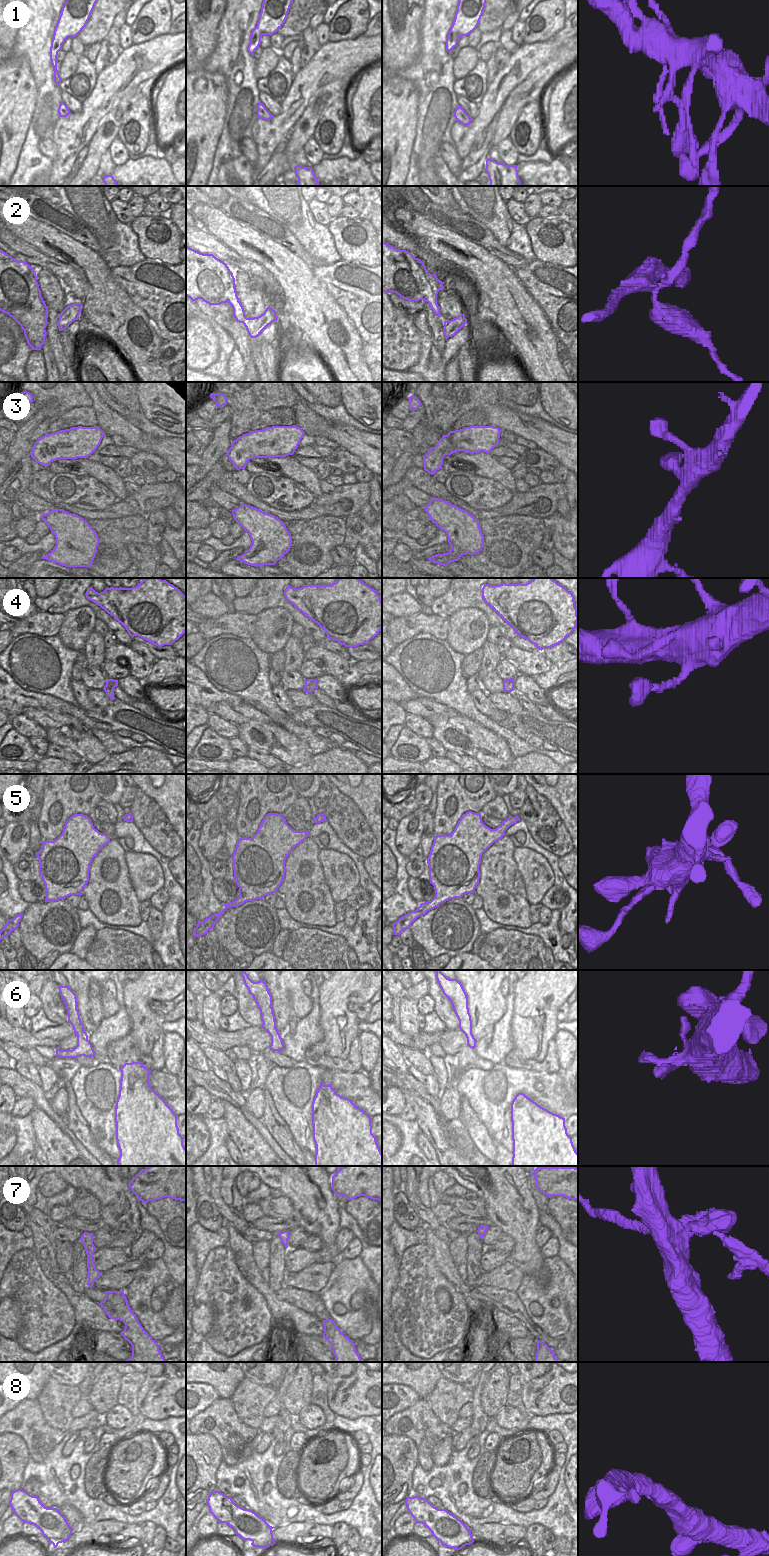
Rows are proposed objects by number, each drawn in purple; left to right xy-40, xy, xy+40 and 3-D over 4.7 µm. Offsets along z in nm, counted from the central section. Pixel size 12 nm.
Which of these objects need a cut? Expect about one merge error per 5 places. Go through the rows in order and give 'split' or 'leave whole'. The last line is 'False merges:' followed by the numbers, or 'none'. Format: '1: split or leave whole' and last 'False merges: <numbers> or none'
1: leave whole
2: split
3: leave whole
4: leave whole
5: split
6: leave whole
7: split
8: leave whole
False merges: 2, 5, 7

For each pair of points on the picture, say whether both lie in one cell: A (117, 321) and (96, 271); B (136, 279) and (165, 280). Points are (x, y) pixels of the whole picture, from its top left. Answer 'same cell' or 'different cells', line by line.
A: same cell
B: same cell

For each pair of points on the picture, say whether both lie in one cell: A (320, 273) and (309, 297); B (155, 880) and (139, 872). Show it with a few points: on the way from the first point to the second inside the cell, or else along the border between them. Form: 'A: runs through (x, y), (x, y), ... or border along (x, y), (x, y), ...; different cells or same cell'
A: border along (311, 268), (311, 271), (332, 296); different cells
B: runs through (151, 880), (143, 872); same cell

